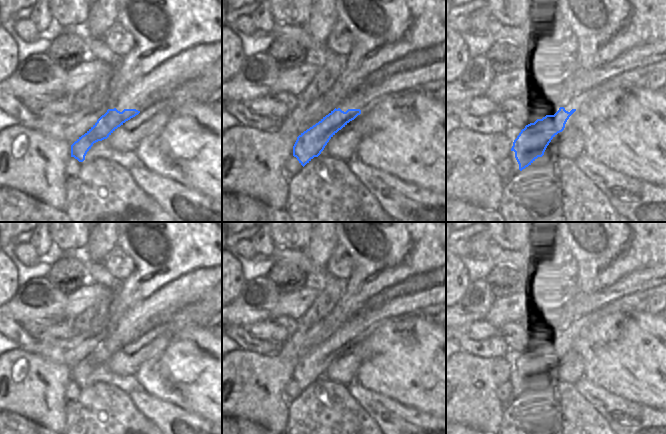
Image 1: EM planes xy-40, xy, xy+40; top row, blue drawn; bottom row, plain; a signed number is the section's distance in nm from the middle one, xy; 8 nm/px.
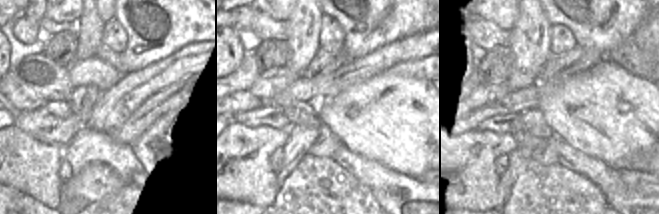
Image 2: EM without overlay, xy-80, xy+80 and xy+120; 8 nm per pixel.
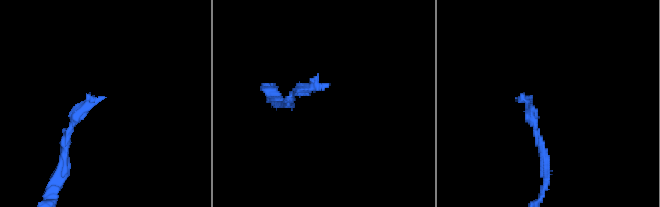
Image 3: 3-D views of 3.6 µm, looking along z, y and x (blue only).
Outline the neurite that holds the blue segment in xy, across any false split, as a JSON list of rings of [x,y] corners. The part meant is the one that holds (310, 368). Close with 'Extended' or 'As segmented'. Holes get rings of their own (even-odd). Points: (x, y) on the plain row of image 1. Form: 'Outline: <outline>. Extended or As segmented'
Outline: [[[340,332],[334,333],[328,339],[323,341],[318,347],[301,357],[293,370],[293,380],[297,382],[299,387],[304,391],[314,381],[318,381],[324,374],[329,364],[350,345],[354,344],[361,338],[360,333],[348,333],[346,336]]]. As segmented

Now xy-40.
Outline: [[[116,332],[108,333],[84,359],[71,369],[71,381],[83,386],[94,367],[107,363],[118,351],[139,337],[140,335],[136,333],[124,333],[122,336]]]. As segmented

